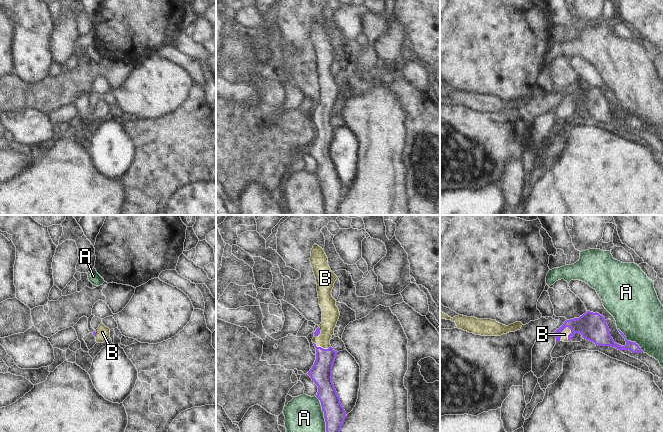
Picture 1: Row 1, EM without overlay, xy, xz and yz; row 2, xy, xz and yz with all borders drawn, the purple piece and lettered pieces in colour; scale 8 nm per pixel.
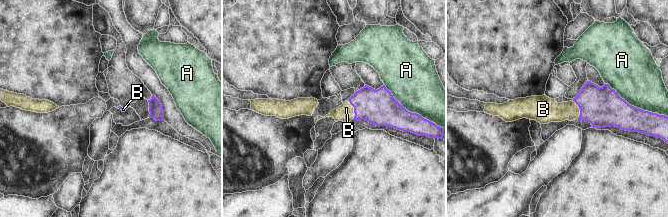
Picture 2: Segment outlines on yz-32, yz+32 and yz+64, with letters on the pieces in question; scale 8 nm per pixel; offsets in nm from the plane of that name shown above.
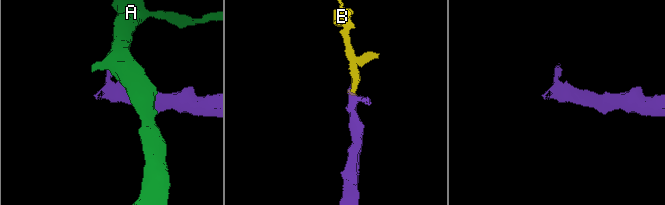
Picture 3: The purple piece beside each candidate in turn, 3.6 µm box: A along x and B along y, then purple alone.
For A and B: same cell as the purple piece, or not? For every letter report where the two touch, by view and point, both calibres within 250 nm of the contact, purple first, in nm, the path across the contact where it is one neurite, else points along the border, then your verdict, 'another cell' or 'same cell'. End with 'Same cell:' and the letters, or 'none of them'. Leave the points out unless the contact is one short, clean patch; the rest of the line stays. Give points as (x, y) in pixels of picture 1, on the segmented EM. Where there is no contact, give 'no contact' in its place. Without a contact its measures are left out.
A: contact xz (324, 414); calibres 170 and 300 nm; another cell
B: contact yz (560, 333); calibres 220 and 60 nm; way yz (590, 325), (566, 327), (560, 333), (564, 334); same cell
Same cell: B

